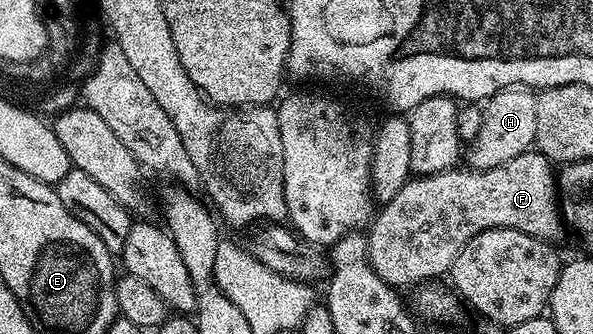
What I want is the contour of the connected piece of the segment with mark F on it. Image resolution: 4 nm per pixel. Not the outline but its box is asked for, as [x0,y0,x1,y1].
[367,150,563,288]

